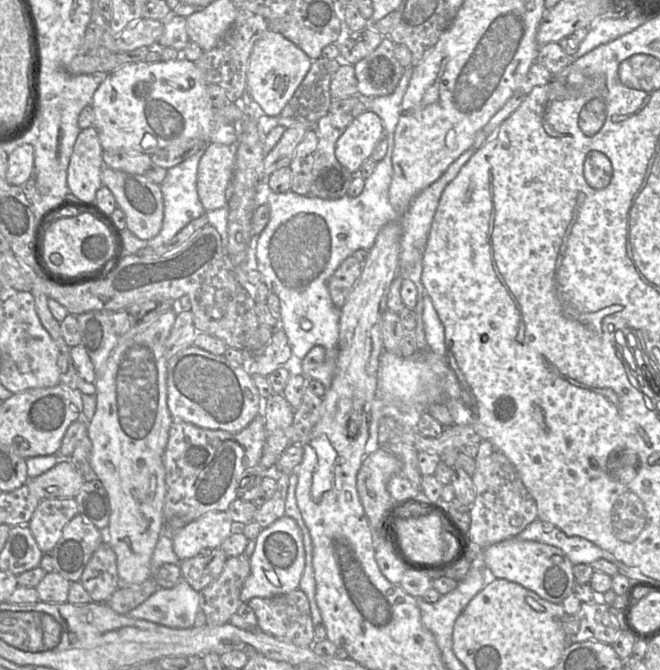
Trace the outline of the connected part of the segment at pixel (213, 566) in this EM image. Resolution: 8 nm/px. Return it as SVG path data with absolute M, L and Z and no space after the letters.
M220 548L203 551L193 558L181 561L182 578L199 592L219 577L228 558Z

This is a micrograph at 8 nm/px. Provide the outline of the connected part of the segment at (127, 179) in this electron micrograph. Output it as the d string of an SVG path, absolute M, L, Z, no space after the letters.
M103 166L101 172L102 186L113 194L117 207L124 213L127 229L141 240L154 238L161 230L164 203L161 188L144 174L129 174Z

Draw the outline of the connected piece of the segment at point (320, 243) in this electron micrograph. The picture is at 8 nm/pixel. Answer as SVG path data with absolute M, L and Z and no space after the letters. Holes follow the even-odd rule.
M413 66L405 67L404 73L393 93L379 97L359 96L368 111L376 113L383 125L383 135L387 139L388 148L372 173L365 180L362 193L357 197L348 195L336 200L326 200L317 197L307 197L296 194L291 190L285 193L275 193L259 189L257 192L257 206L267 204L270 217L266 227L256 239L257 270L262 276L263 283L271 293L277 295L280 301L279 327L285 332L292 354L302 360L314 346L325 349L325 358L328 353L333 362L336 352L336 340L339 340L340 310L332 302L328 281L340 264L359 249L370 250L381 228L389 222L397 221L399 215L389 201L389 188L393 177L392 153L394 148L394 132L401 114L401 104L408 84L413 74ZM307 319L312 323L312 328L305 331L301 327L301 320Z

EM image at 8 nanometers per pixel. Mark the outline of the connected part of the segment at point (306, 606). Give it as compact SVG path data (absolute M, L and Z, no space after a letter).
M299 588L272 598L254 597L248 605L257 617L261 631L301 647L312 647L315 625L309 600Z

